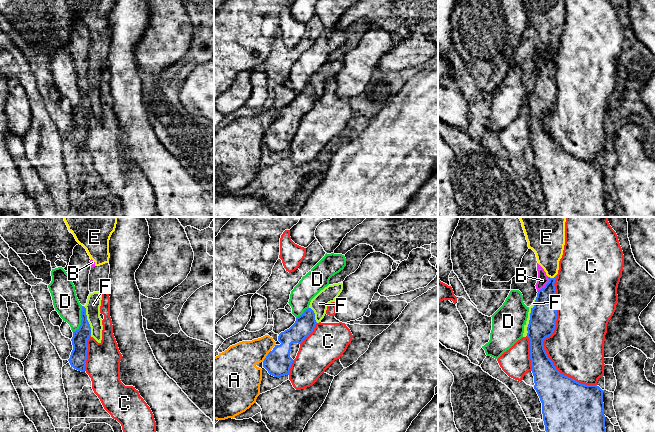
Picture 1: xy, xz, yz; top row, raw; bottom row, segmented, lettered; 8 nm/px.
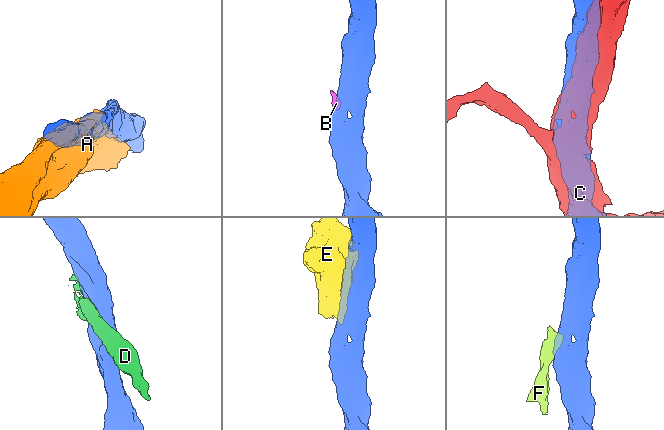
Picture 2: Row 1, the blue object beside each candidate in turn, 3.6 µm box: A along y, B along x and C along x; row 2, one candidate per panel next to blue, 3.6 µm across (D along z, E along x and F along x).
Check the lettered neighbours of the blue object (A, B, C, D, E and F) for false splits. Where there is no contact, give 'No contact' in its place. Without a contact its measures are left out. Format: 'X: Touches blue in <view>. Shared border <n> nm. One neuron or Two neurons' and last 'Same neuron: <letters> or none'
A: Touches blue in xz. Shared border 120 nm. Two neurons
B: Touches blue in yz. Shared border 150 nm. Two neurons
C: Touches blue in yz. Shared border 950 nm. Two neurons
D: Touches blue in xy. Shared border 220 nm. Two neurons
E: Touches blue in yz. Shared border 80 nm. Two neurons
F: Touches blue in yz. Shared border 320 nm. Two neurons
Same neuron: none

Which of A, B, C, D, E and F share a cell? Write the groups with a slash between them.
A / B E F / C / D

